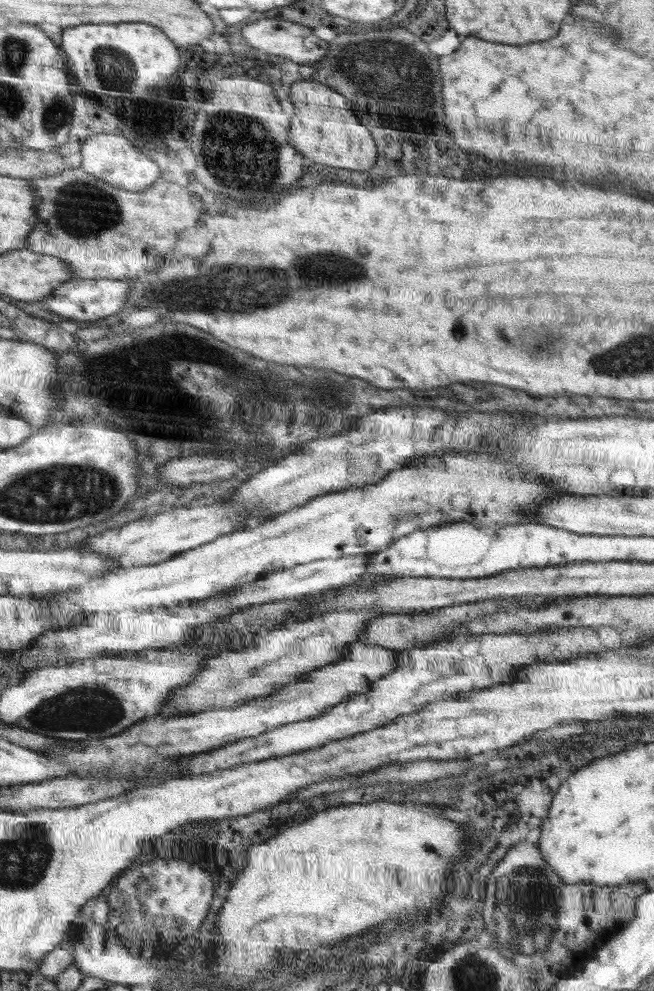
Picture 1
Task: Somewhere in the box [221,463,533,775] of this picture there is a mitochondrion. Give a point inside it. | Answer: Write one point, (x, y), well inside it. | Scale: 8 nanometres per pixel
(398, 517)

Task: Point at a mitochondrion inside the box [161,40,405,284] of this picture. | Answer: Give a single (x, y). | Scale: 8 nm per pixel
(256, 173)

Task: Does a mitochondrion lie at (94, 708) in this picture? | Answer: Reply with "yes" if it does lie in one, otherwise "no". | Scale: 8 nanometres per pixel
yes

